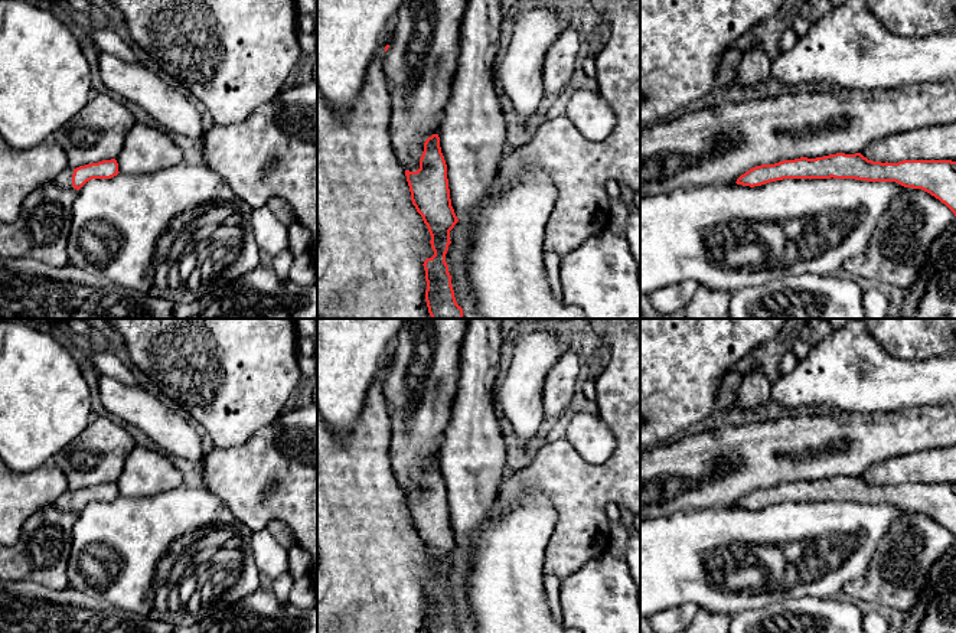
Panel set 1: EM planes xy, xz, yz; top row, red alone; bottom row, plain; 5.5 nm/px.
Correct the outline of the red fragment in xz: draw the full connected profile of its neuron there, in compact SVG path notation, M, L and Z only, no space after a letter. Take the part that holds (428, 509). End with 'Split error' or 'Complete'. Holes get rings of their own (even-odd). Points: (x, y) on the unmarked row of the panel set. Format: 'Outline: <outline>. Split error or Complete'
Outline: M438 457L424 466L417 495L405 493L411 523L431 558L434 578L424 584L425 624L428 633L463 633L454 620L451 598L446 585L450 554L459 545L451 529L447 487L440 470Z. Complete

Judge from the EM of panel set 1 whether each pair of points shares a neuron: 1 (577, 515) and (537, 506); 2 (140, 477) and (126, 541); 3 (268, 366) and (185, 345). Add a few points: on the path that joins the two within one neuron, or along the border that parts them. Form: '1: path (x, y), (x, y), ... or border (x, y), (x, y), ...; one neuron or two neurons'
1: border (532, 485), (555, 512), (548, 544); two neurons
2: border (169, 489), (155, 495), (120, 496); two neurons
3: path (248, 366), (240, 366), (218, 345), (205, 345); one neuron

